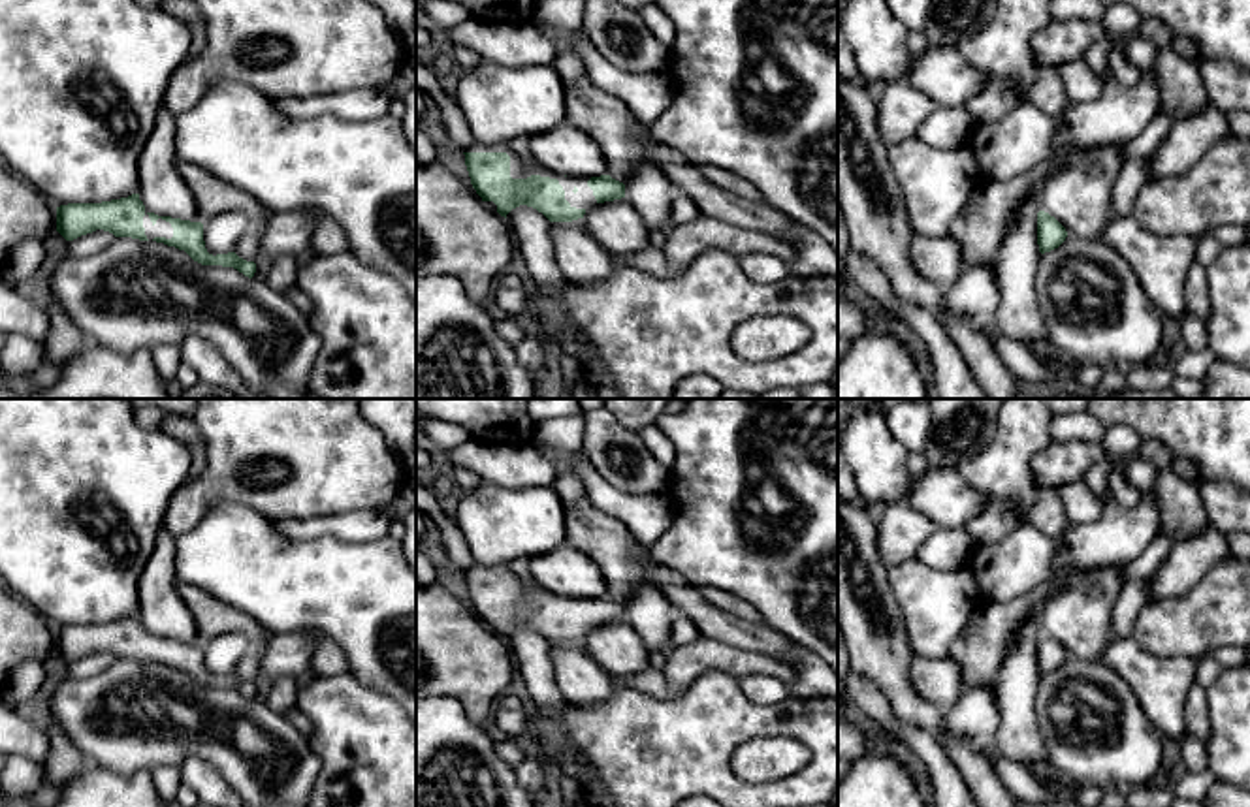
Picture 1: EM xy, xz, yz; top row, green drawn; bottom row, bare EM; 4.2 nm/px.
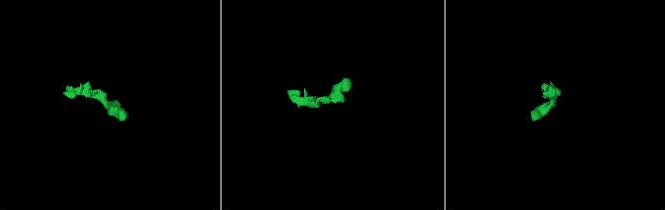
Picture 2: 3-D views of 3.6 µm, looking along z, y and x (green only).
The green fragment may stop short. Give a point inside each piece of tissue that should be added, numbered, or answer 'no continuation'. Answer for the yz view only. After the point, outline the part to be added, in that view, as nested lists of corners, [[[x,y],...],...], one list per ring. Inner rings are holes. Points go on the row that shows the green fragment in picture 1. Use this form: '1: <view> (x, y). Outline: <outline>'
no continuation

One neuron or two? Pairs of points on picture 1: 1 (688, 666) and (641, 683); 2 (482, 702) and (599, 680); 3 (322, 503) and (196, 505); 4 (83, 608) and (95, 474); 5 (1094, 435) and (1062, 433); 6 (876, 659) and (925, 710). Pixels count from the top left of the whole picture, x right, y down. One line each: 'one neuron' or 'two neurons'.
1: two neurons
2: two neurons
3: one neuron
4: one neuron
5: one neuron
6: one neuron

